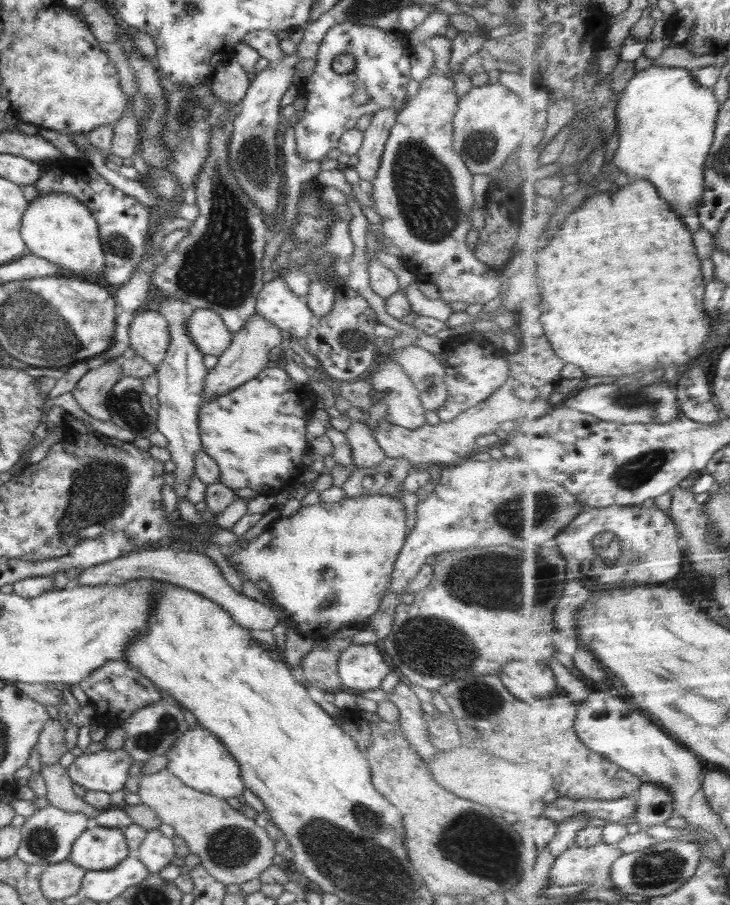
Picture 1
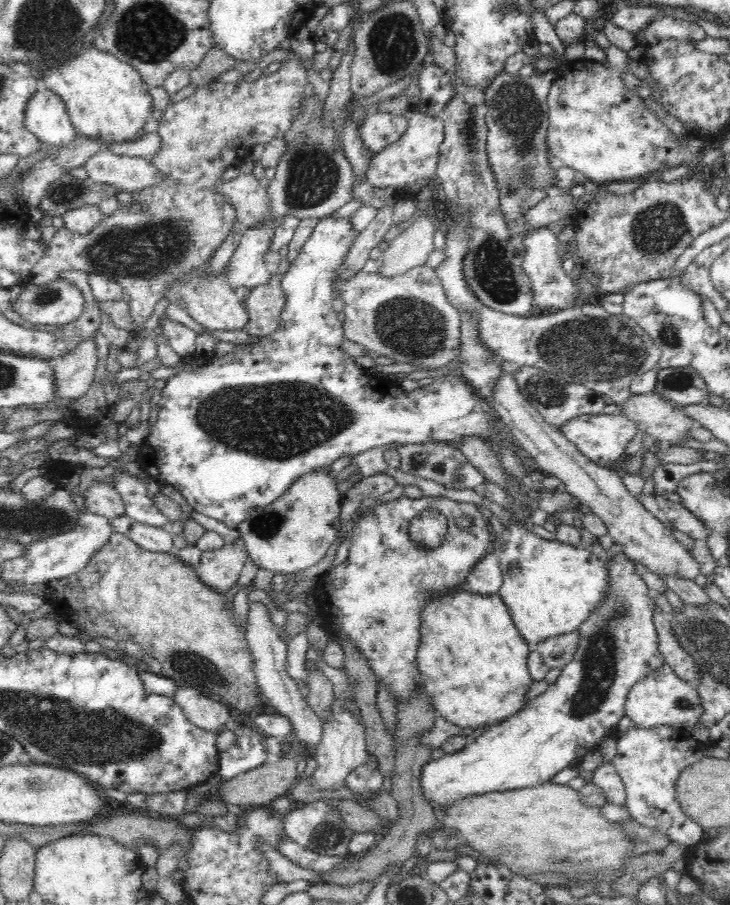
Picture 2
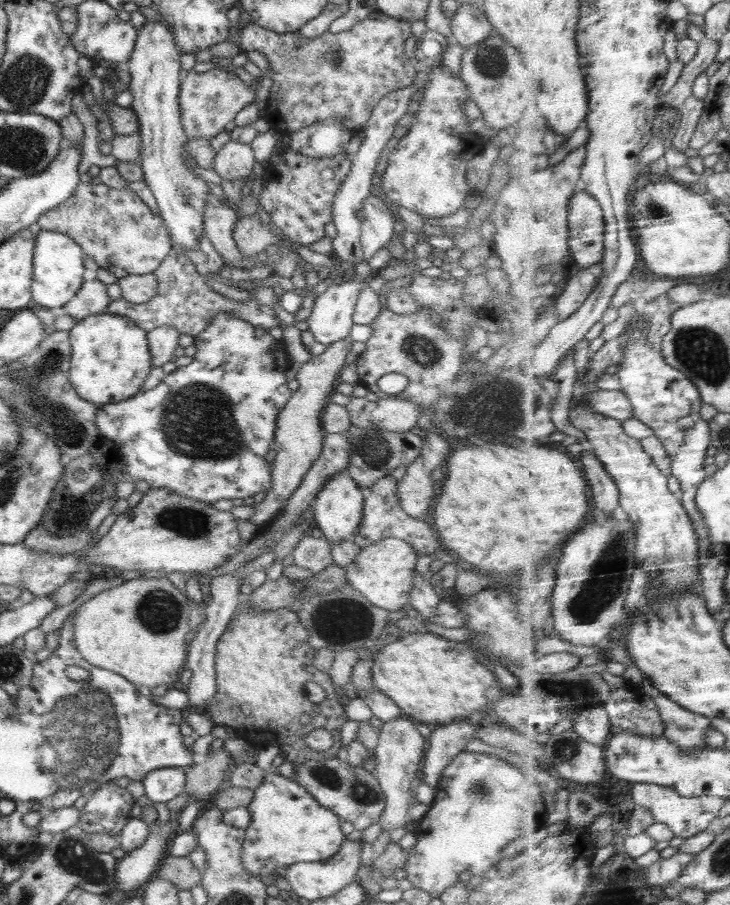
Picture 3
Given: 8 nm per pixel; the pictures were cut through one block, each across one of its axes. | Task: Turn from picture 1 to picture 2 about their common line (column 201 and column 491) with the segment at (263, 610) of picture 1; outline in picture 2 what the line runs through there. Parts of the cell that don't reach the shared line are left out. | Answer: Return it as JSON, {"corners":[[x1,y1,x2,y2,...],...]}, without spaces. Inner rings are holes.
{"corners":[[496,553,484,555,467,574,463,589,474,594,491,595,499,592,503,583,500,557]]}

